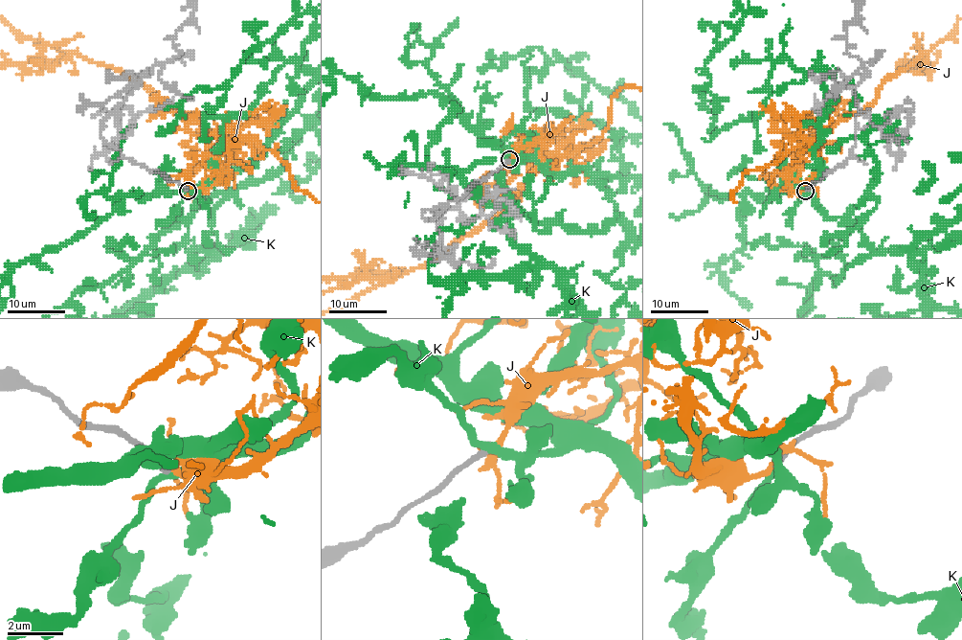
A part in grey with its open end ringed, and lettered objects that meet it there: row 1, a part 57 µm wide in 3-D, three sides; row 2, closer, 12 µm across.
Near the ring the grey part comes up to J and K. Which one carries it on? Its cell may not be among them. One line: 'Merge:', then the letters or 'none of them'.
Merge: none of them

